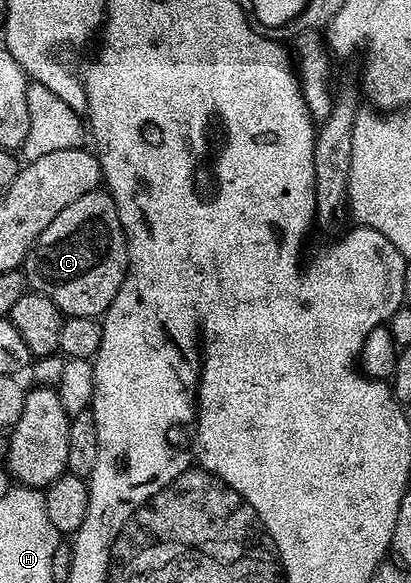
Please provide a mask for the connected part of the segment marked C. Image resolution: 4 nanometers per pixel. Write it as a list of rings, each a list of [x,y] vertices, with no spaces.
[[[102,189],[89,191],[88,193],[84,193],[84,197],[76,197],[76,201],[72,201],[72,205],[68,205],[68,209],[60,209],[60,213],[56,213],[52,225],[48,225],[48,229],[44,229],[44,233],[40,233],[40,237],[34,242],[34,246],[31,247],[28,254],[26,254],[24,274],[29,290],[39,291],[44,297],[51,299],[62,310],[63,316],[101,317],[105,315],[126,276],[126,235],[122,231],[122,226],[116,213],[116,205],[110,194]]]

